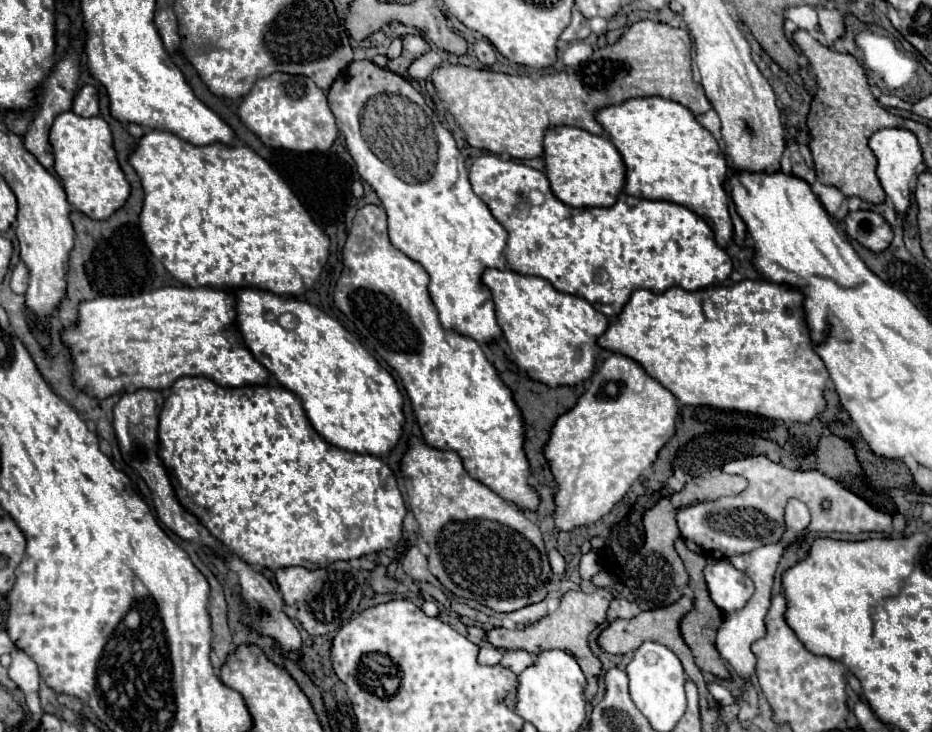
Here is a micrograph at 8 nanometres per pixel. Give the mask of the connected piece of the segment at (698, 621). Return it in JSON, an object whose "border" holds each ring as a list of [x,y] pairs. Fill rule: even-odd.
{"border":[[[682,538],[676,540],[676,552],[678,552],[678,556],[682,558],[682,562],[684,562],[686,570],[688,570],[688,576],[690,576],[688,582],[690,582],[690,588],[694,590],[694,608],[688,614],[684,614],[684,618],[680,620],[680,634],[682,634],[684,642],[688,644],[688,648],[692,650],[694,662],[696,662],[696,666],[700,670],[712,672],[714,676],[728,680],[730,674],[728,674],[728,670],[724,666],[724,660],[720,658],[720,654],[718,654],[718,650],[714,646],[714,640],[716,640],[714,634],[716,634],[718,626],[722,624],[722,610],[718,606],[714,606],[714,602],[710,602],[710,596],[708,596],[708,590],[706,590],[706,582],[702,578],[702,568],[708,564],[708,558],[702,558],[700,554],[694,554],[692,550],[688,550],[686,544],[682,542]]]}

